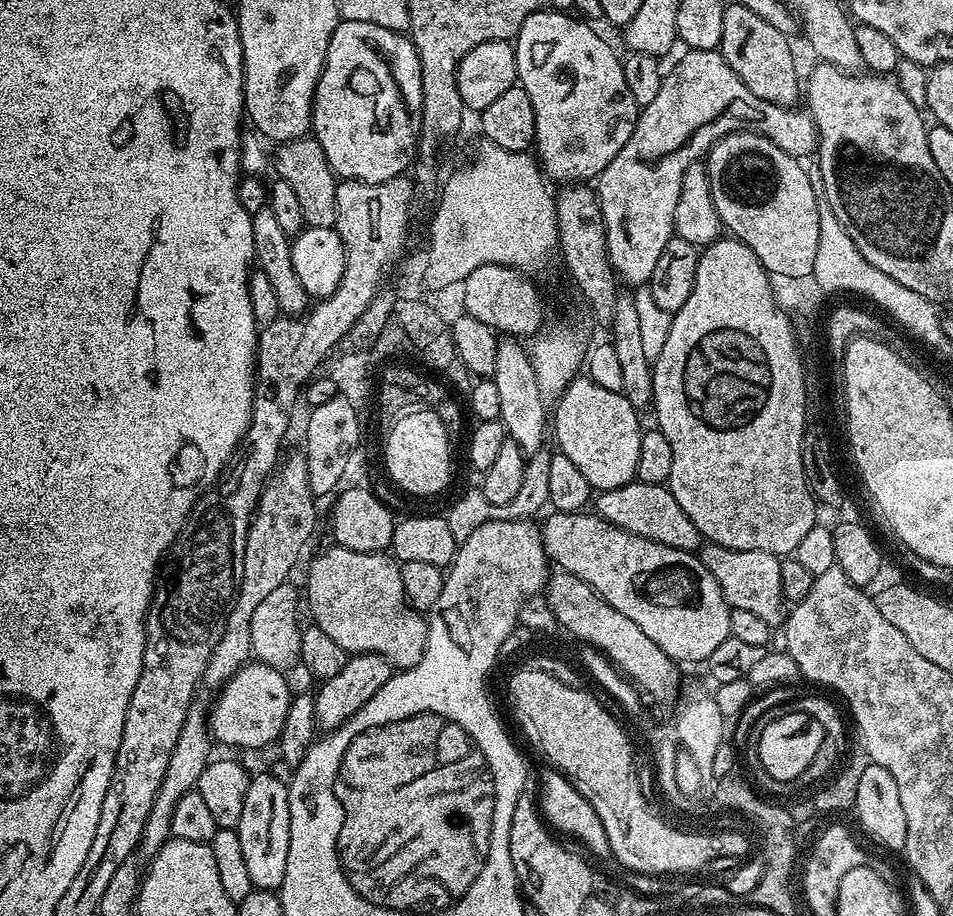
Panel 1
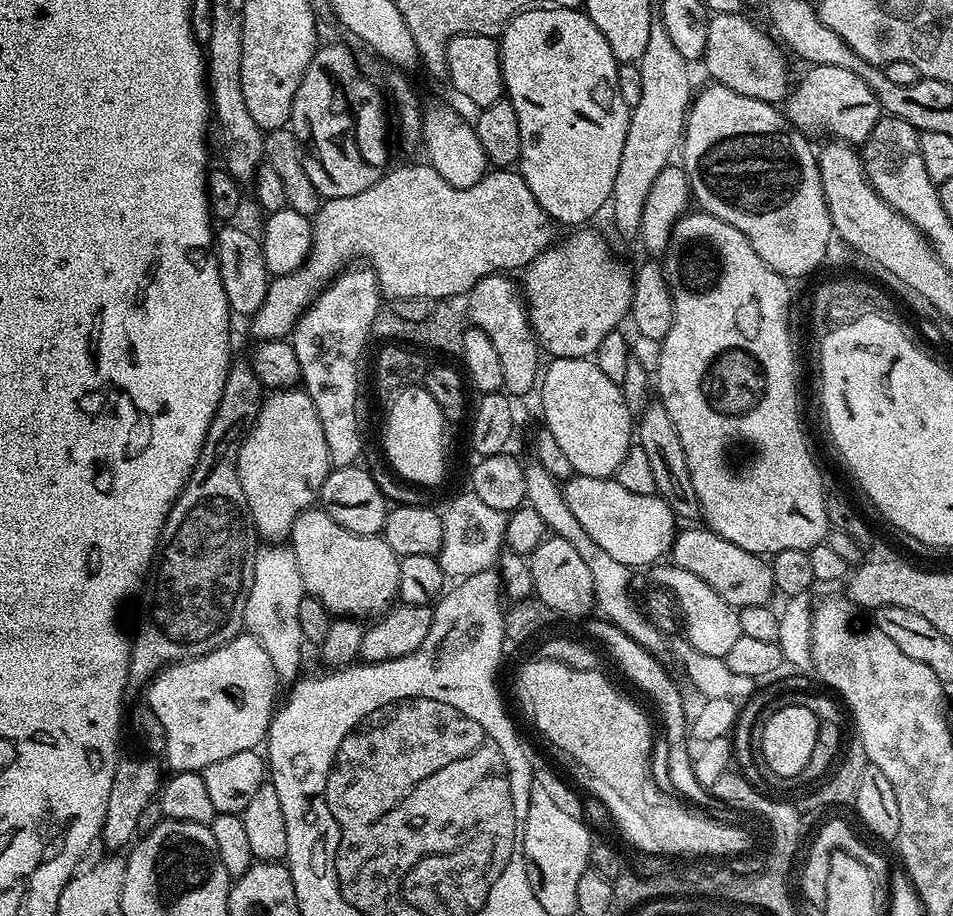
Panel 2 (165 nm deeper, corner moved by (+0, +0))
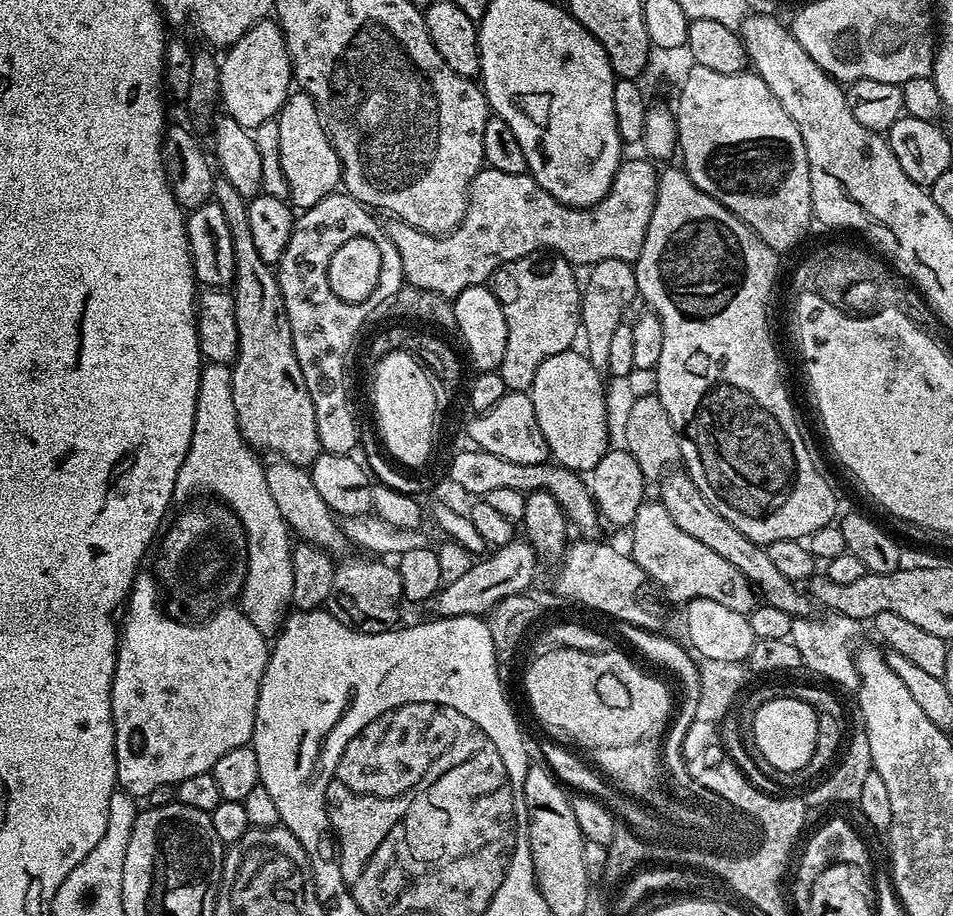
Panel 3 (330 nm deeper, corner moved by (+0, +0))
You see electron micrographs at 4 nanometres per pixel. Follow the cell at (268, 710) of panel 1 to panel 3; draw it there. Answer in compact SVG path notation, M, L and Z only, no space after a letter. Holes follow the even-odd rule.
M148 574L137 575L135 582L132 584L132 590L128 594L126 601L126 607L122 612L122 627L118 632L118 643L116 646L116 665L114 666L114 682L112 683L112 721L114 722L114 734L116 735L116 783L123 791L127 792L130 796L137 798L146 798L150 794L151 790L157 789L157 787L163 783L180 784L186 778L194 778L194 774L202 774L203 772L211 772L214 762L218 762L218 758L222 758L222 754L227 754L229 750L235 748L243 748L252 739L252 731L254 730L254 714L256 713L256 707L258 706L258 690L260 689L260 683L262 682L262 674L266 670L268 665L268 654L270 651L269 641L258 630L258 626L254 626L254 622L250 622L250 618L246 618L239 607L232 606L232 608L220 608L212 617L209 618L205 624L179 624L176 620L171 620L168 616L160 616L160 592L162 596L162 588L158 583L155 575Z

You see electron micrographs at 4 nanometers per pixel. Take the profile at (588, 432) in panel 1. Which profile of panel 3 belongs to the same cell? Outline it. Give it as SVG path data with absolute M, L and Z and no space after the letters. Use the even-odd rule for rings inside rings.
M569 350L562 354L554 354L554 358L546 358L542 366L538 366L538 374L534 374L534 382L530 395L534 402L534 415L538 417L538 427L542 430L542 438L546 438L548 455L562 468L581 474L591 473L594 466L602 458L602 454L610 447L608 441L608 400L604 397L604 380L601 369L595 368L588 357L580 350Z

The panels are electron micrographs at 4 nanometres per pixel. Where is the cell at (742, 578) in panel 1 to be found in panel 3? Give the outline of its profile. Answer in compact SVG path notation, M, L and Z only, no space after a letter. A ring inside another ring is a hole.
M646 502L638 506L638 514L630 525L631 532L632 560L642 566L649 580L667 599L669 596L672 600L687 602L694 598L710 598L710 602L738 610L738 614L743 616L756 609L758 593L742 574L742 570L726 562L726 558L714 554L714 550L702 546L702 542L690 538L690 534L684 533L679 526L674 526L670 514L666 514L666 506L658 502Z

